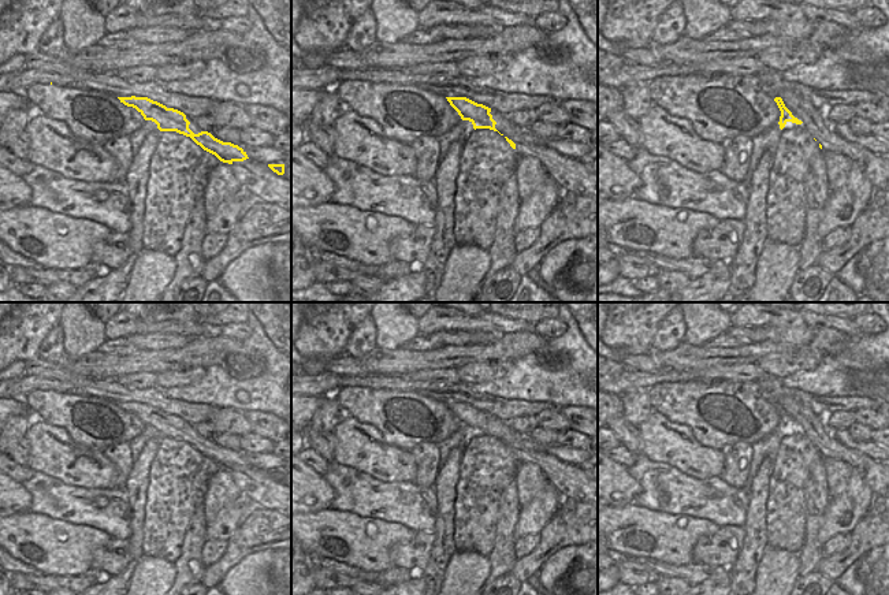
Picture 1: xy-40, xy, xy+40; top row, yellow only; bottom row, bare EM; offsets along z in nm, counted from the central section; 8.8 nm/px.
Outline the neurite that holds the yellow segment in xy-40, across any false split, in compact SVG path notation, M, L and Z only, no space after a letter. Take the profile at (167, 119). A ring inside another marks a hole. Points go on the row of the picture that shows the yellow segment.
M131 96L118 98L124 105L135 108L145 120L155 122L160 131L176 131L190 137L204 150L215 155L223 163L233 164L234 161L243 161L249 159L242 148L231 142L223 142L208 131L194 134L189 129L190 122L186 119L186 115L178 109L167 108L165 105L148 97Z

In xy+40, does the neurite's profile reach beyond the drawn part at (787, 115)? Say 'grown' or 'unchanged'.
unchanged

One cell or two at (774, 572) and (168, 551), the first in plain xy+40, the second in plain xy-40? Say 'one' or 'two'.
two

